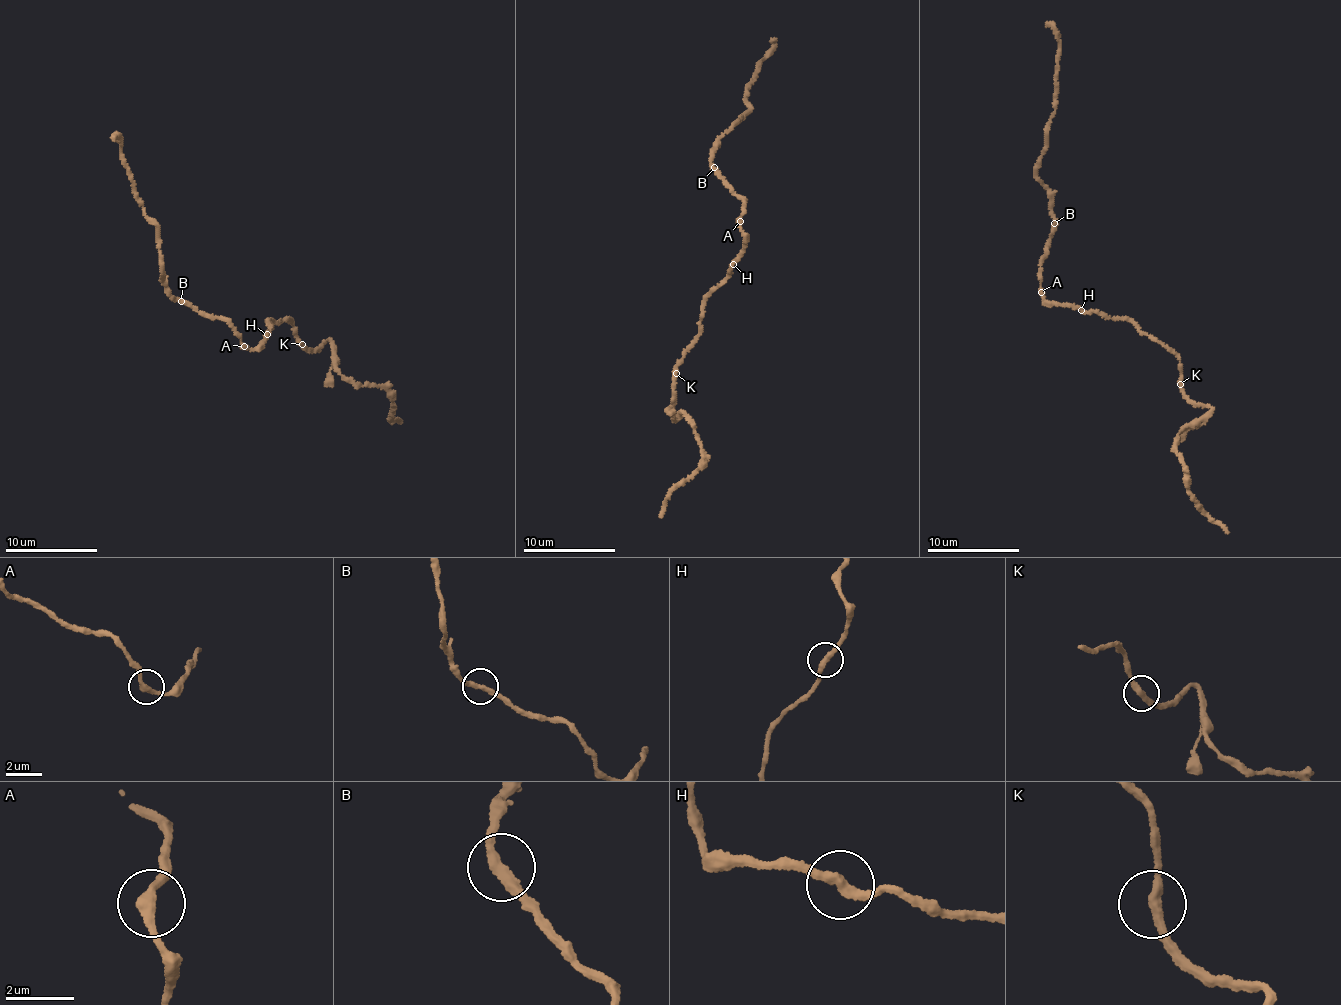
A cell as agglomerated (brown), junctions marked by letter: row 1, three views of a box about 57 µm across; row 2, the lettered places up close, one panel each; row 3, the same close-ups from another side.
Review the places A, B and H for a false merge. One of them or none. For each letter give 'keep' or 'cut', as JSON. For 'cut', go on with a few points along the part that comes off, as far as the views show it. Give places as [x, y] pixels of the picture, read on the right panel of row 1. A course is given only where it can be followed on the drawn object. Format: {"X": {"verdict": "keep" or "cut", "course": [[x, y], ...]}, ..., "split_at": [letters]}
{"A": {"verdict": "keep"}, "B": {"verdict": "keep"}, "H": {"verdict": "keep"}, "split_at": []}

